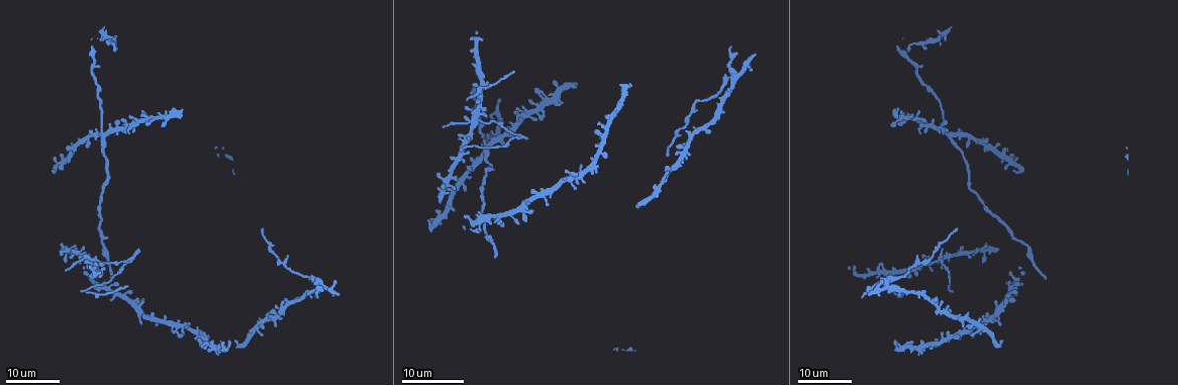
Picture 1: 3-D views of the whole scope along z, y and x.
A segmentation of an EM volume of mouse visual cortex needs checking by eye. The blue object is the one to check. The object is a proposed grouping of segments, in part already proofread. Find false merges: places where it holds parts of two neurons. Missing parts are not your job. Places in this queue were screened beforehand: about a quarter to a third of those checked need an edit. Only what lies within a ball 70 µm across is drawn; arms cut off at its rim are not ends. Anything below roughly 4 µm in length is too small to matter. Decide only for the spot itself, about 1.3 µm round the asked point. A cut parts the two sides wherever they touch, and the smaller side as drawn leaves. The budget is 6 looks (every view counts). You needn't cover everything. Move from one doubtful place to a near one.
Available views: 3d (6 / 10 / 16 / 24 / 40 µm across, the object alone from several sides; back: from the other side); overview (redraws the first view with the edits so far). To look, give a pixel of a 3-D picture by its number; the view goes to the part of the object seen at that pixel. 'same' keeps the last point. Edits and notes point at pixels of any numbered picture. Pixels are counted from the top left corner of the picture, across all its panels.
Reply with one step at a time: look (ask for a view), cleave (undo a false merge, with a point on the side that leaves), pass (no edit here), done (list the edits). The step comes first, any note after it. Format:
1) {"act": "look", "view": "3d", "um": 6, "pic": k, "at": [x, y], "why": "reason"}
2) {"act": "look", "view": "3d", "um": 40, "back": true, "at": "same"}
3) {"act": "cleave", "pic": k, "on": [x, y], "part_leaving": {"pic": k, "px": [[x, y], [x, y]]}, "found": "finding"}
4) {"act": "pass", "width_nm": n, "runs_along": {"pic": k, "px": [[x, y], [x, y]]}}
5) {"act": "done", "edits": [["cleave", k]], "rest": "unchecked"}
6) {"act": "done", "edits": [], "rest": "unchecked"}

{"act": "look", "view": "3d", "um": 24, "pic": 1, "at": [472, 120], "why": "four or more arms meet"}

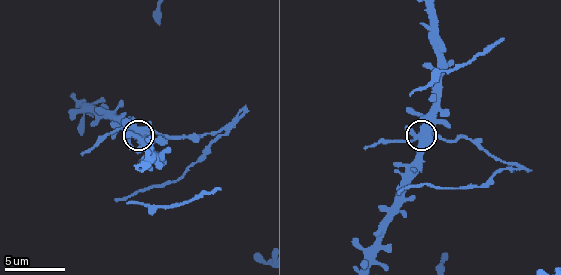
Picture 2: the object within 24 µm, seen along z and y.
{"act": "look", "view": "3d", "um": 6, "pic": 2, "at": [422, 134], "why": "closer look"}

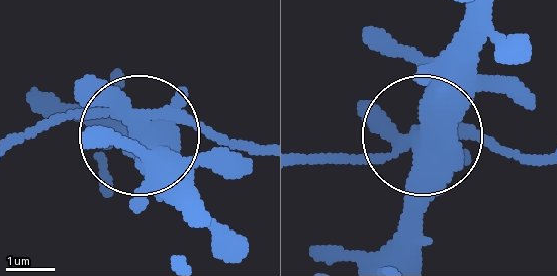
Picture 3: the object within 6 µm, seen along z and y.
{"act": "cleave", "pic": 3, "on": [58, 117], "part_leaving": {"pic": 3, "px": [[130, 120], [187, 120], [260, 144]]}, "found": "two neurons meet here"}

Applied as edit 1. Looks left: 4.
{"act": "look", "view": "3d", "um": 16, "pic": 1, "at": [594, 166]}

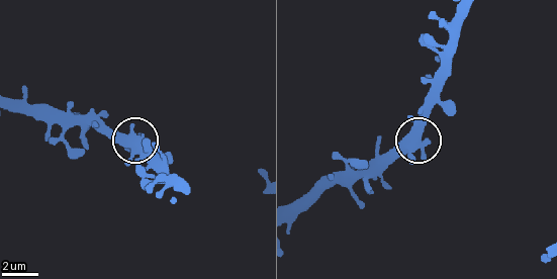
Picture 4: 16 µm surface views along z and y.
{"act": "look", "view": "3d", "um": 6, "pic": 4, "at": [421, 147]}

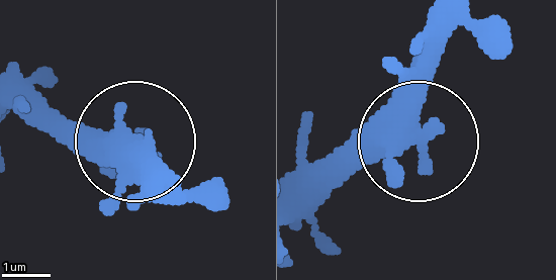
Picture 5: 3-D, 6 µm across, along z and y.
{"act": "pass", "width_nm": 420, "runs_along": {"pic": 5, "px": [[301, 214], [418, 142], [422, 28]]}, "found": "all the same neuron"}

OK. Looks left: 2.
{"act": "look", "view": "3d", "um": 16, "pic": 1, "at": [735, 73], "why": "three arms meet"}

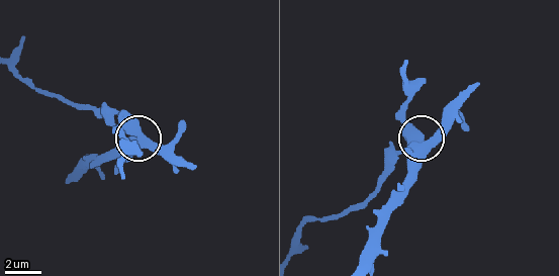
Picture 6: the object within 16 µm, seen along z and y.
{"act": "look", "view": "3d", "um": 6, "pic": 6, "at": [140, 134]}

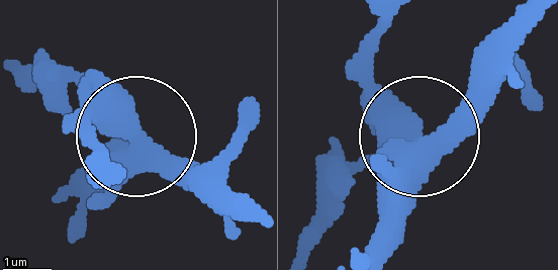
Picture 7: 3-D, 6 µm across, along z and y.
{"act": "cleave", "pic": 7, "on": [77, 109], "part_leaving": {"pic": 7, "px": [[118, 118], [66, 82], [13, 78]]}, "found": "a second neuron is stuck on"}

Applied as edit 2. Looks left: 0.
{"act": "done", "edits": [["cleave", 3], ["cleave", 7]], "rest": "unchecked"}

